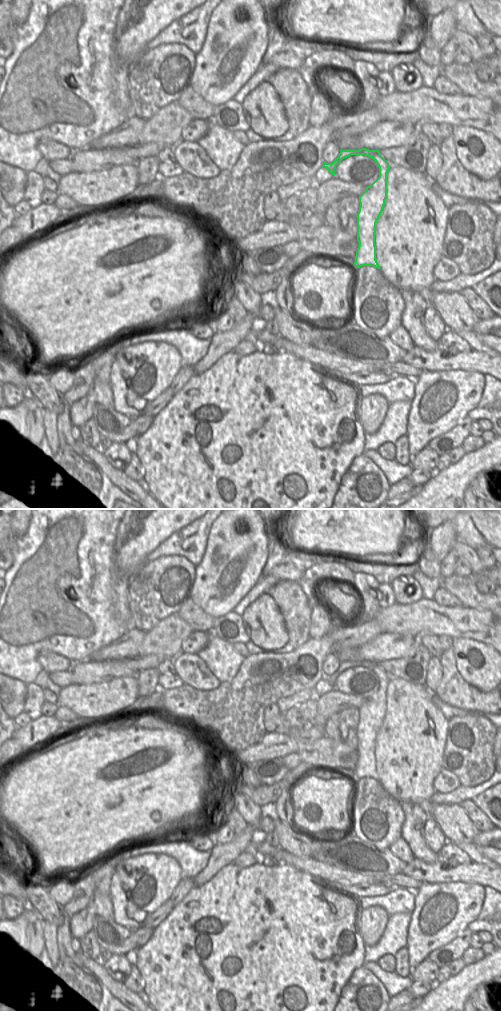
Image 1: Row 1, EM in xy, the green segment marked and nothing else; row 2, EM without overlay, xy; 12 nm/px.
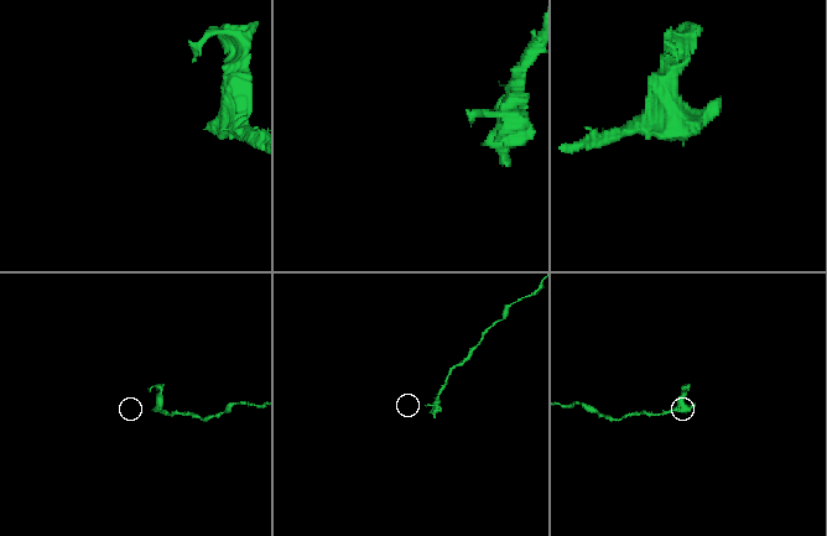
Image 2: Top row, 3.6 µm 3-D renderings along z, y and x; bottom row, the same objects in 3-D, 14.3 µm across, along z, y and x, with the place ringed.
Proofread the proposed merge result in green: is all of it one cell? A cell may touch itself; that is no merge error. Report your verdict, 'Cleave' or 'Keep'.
Keep.

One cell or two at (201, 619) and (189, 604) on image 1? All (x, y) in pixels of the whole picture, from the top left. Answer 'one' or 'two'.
one

